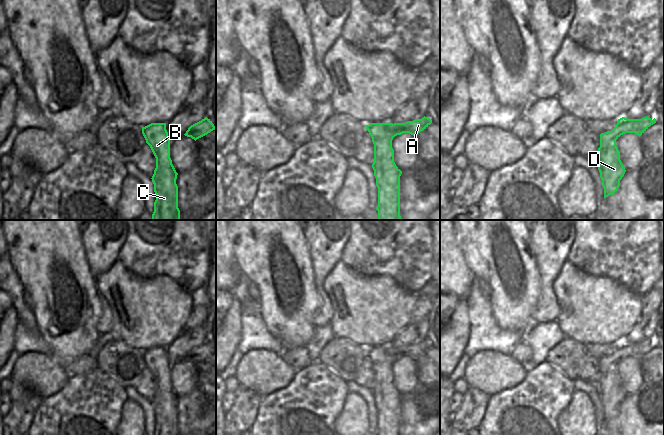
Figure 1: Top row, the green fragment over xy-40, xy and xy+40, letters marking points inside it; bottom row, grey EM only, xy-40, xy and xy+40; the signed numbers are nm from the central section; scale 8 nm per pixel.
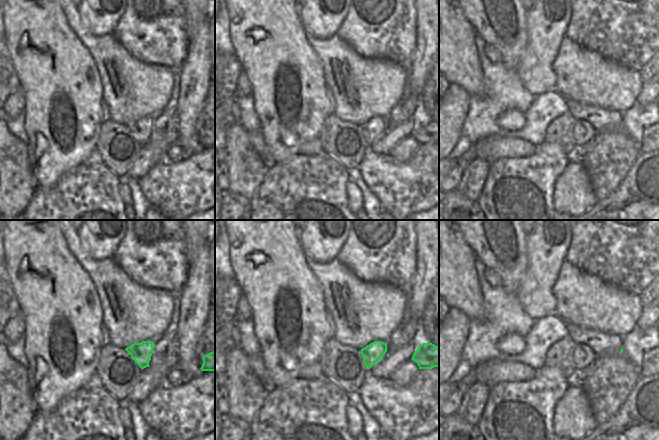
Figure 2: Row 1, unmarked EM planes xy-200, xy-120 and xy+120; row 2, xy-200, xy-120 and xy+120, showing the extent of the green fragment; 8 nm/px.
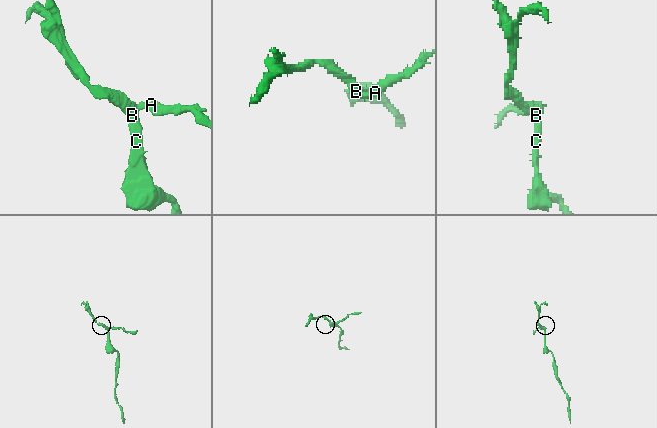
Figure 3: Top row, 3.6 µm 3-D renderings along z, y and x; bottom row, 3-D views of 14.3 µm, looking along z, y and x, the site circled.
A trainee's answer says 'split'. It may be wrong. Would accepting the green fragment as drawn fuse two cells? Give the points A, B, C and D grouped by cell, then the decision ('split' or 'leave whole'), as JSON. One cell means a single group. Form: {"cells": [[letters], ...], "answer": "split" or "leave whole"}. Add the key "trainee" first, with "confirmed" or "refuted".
{"trainee": "confirmed", "cells": [["A"], ["B", "C", "D"]], "answer": "split"}

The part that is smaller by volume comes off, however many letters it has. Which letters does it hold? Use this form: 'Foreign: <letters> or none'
Foreign: A

